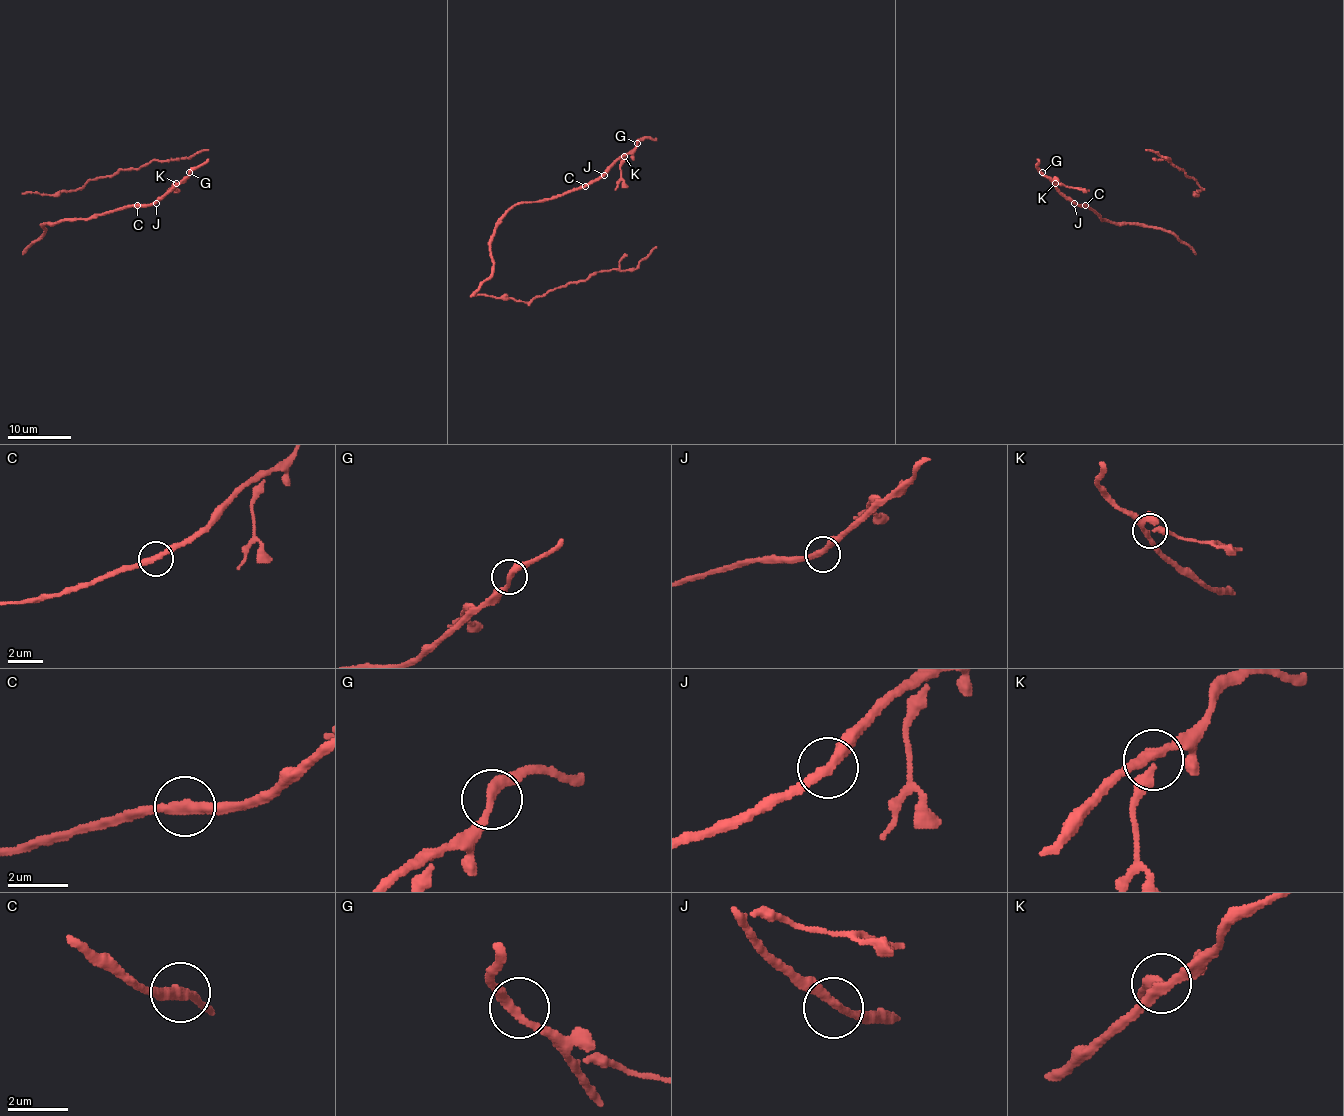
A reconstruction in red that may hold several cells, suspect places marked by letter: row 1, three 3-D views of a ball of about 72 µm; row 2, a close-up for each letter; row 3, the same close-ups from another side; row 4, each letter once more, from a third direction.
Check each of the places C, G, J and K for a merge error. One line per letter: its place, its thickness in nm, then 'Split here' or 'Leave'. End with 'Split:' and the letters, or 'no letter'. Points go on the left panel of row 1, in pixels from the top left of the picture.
C: Place: (137, 205). Thickness 340 nm. Leave
G: Place: (189, 172). Thickness 280 nm. Leave
J: Place: (156, 203). Thickness 280 nm. Leave
K: Place: (176, 183). Thickness 280 nm. Split here
Split: K

